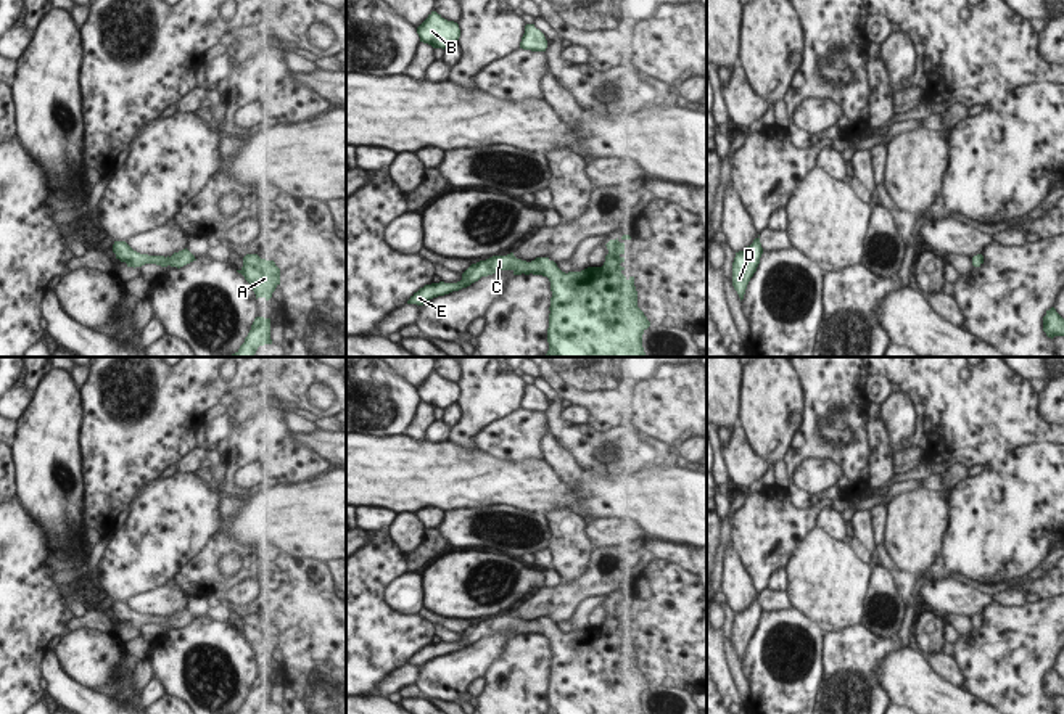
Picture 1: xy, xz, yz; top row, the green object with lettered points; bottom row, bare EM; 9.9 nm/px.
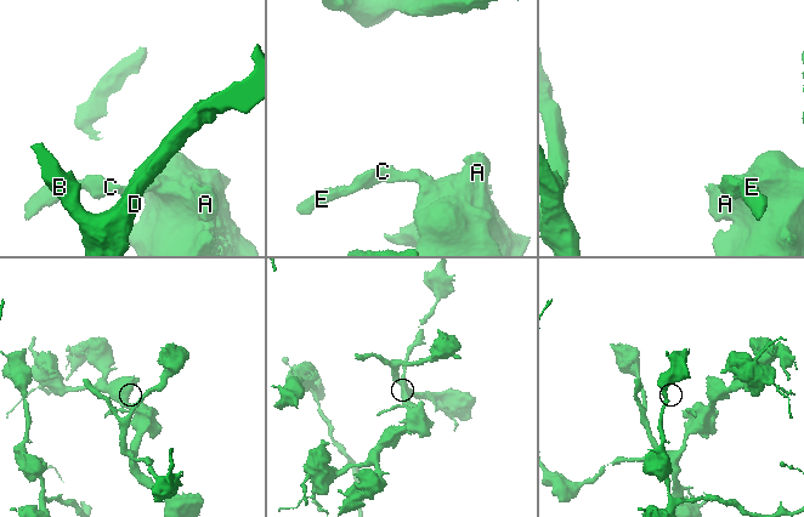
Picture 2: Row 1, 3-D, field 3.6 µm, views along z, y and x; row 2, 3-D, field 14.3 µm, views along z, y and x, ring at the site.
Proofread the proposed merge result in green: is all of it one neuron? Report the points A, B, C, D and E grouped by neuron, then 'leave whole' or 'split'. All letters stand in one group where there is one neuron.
A B C D E; leave whole

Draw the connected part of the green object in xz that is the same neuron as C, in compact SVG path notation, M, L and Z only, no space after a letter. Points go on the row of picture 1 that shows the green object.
M617 238L605 246L608 254L602 267L568 273L549 257L526 262L517 259L513 252L493 256L472 264L457 283L425 285L407 304L423 306L433 298L467 288L499 270L512 270L513 275L542 275L549 278L552 291L546 357L647 357L642 334L650 322L637 307L634 277L626 278L621 273L625 243Z

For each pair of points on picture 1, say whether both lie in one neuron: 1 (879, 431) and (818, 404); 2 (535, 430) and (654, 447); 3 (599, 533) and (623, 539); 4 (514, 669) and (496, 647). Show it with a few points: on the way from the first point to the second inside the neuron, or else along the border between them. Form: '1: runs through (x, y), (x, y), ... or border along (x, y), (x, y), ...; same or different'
1: border along (870, 420), (866, 425), (870, 451), (866, 463); different
2: border along (543, 412), (548, 423); different
3: runs through (606, 533), (617, 533); same
4: border along (514, 636), (482, 676); different

